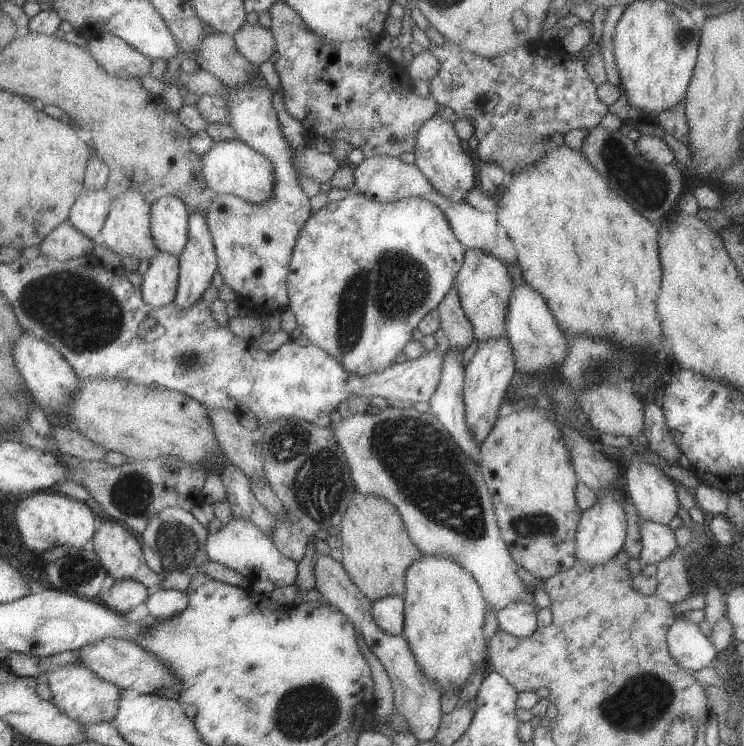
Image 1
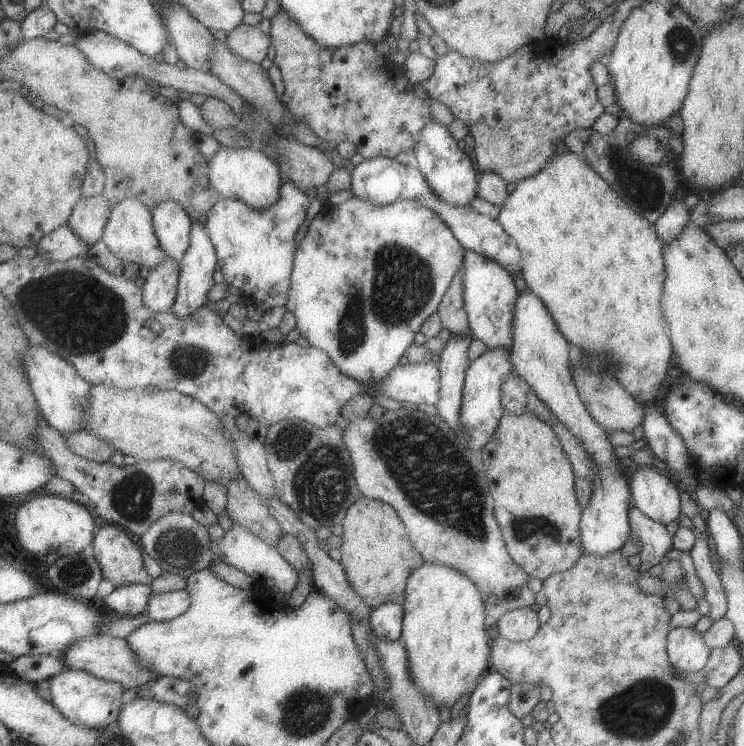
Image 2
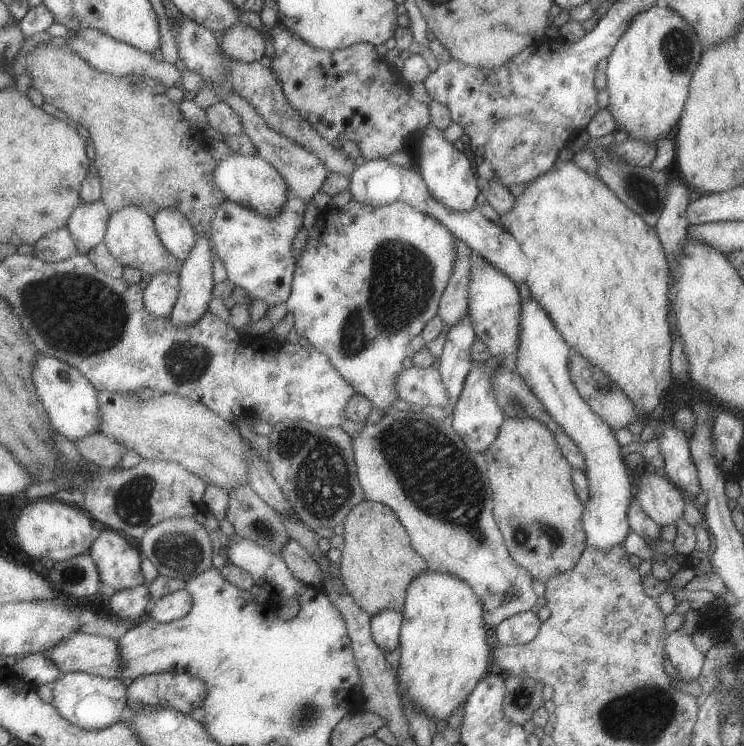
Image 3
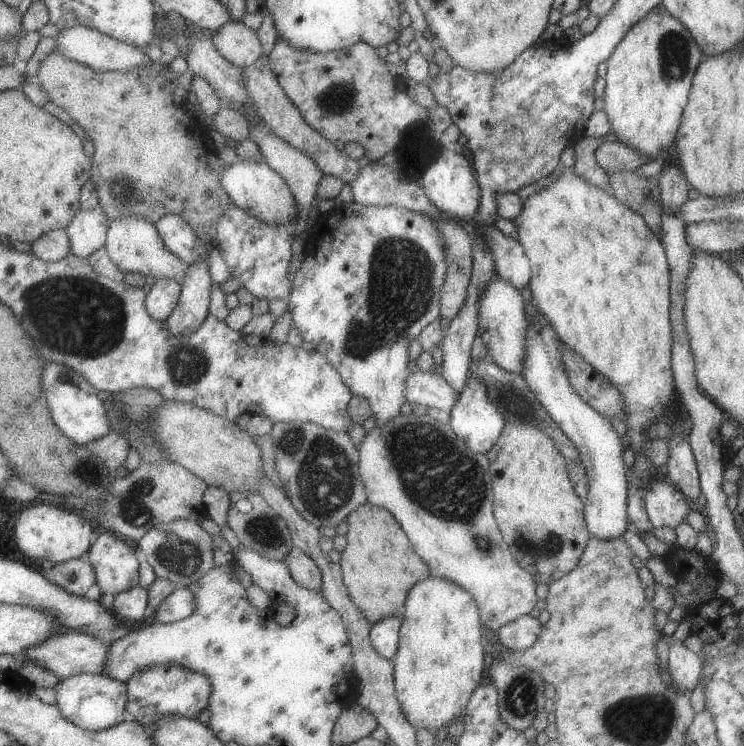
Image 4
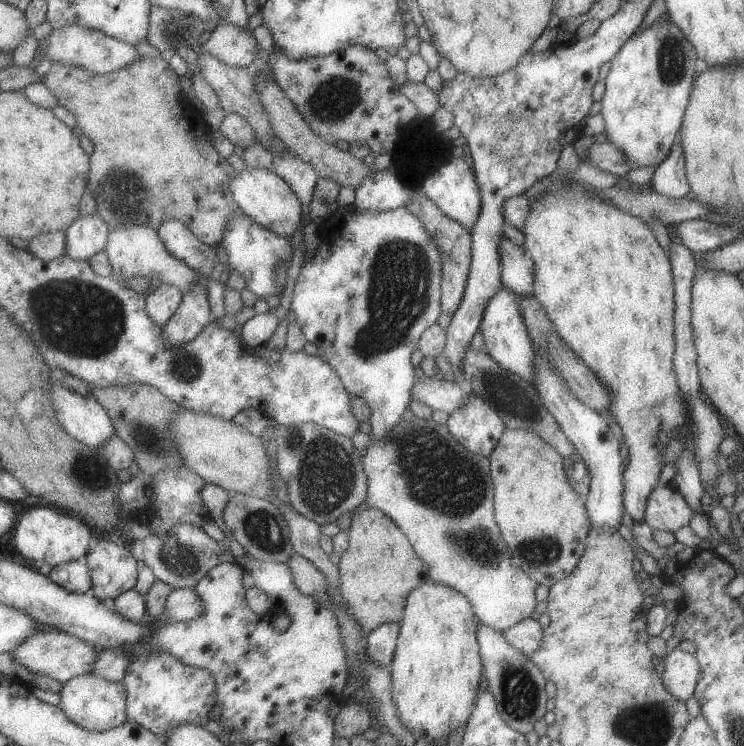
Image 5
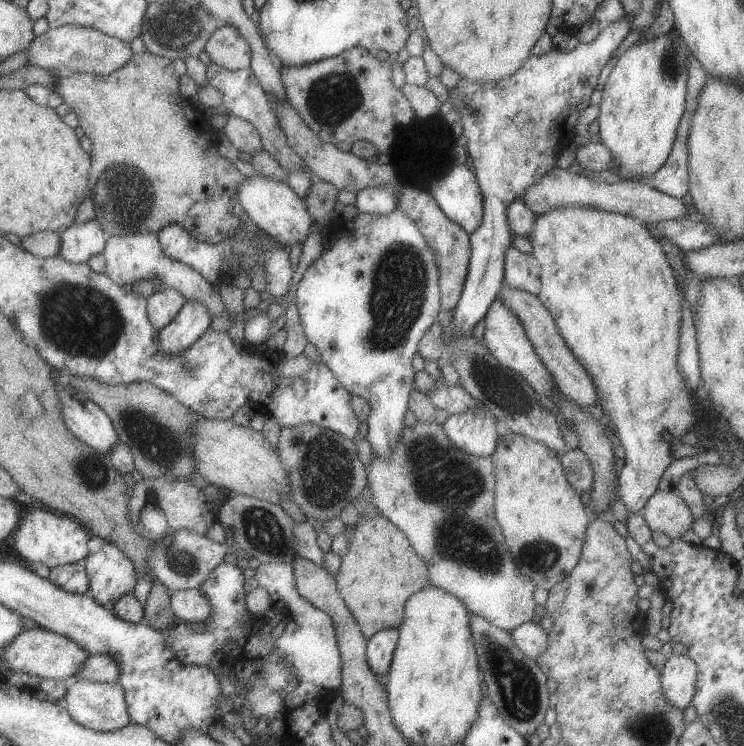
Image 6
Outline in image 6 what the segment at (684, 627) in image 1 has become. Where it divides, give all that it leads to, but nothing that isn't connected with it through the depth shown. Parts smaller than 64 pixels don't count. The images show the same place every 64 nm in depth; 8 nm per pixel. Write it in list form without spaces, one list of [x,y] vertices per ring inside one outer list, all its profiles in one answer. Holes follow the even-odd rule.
[[[671,654],[661,668],[661,692],[679,710],[691,706],[697,682],[697,668],[689,656]]]

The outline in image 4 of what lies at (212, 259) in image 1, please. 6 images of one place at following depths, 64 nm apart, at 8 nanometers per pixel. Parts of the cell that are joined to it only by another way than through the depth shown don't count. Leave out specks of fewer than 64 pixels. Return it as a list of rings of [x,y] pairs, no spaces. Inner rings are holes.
[[[199,260],[187,268],[179,302],[171,312],[171,316],[165,320],[167,330],[175,338],[197,332],[197,328],[205,322],[205,318],[209,316],[211,286],[213,280],[209,276],[207,260],[205,262]]]

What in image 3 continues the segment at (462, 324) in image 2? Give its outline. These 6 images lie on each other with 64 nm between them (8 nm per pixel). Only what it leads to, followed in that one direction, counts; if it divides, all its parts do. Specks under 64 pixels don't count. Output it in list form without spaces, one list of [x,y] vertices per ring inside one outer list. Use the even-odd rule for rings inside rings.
[[[453,236],[453,242],[455,242],[455,262],[453,262],[449,282],[441,294],[439,312],[437,312],[437,316],[447,326],[457,324],[469,312],[467,296],[469,296],[469,274],[471,274],[473,250],[467,248],[467,244],[463,244],[463,240],[459,240],[455,236]]]

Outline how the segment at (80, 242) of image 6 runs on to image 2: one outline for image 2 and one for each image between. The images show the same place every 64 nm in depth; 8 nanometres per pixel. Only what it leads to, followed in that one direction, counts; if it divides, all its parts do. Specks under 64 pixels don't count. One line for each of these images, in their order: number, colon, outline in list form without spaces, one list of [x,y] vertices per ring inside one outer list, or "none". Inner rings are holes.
2: [[[103,194],[93,198],[79,198],[79,202],[75,204],[69,216],[67,226],[79,238],[79,242],[93,246],[103,238],[103,230],[109,220],[109,214],[111,214],[111,206]]]
3: [[[99,200],[93,204],[79,204],[67,222],[67,230],[73,238],[73,244],[81,256],[87,256],[91,248],[95,248],[99,242],[105,240],[107,222],[109,222],[107,206]]]
4: [[[79,210],[71,224],[65,228],[69,236],[71,256],[87,258],[101,246],[105,246],[109,230],[109,218],[99,210]]]
5: [[[99,214],[79,216],[65,232],[65,256],[73,260],[89,260],[107,246],[109,228]]]

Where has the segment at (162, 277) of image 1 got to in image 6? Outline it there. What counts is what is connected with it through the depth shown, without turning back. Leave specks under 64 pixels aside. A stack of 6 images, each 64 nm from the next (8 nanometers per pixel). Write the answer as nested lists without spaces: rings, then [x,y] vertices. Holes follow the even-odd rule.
[[[161,288],[159,292],[147,298],[147,320],[159,332],[175,318],[175,314],[181,310],[183,304],[185,304],[185,298],[177,290]]]

